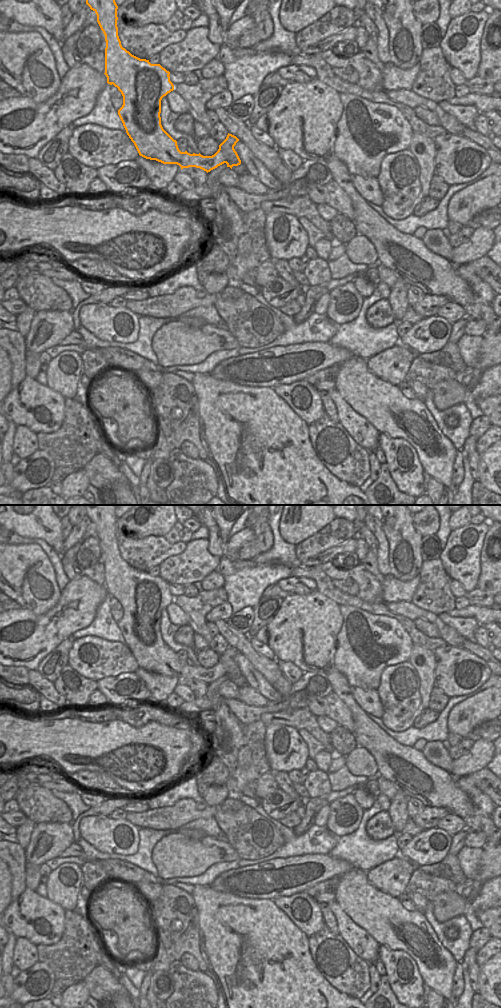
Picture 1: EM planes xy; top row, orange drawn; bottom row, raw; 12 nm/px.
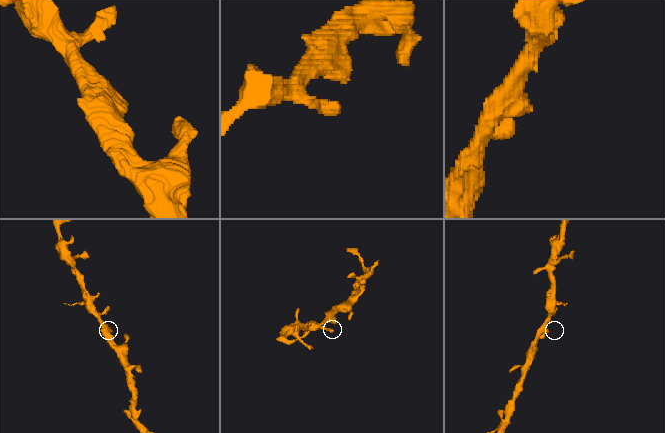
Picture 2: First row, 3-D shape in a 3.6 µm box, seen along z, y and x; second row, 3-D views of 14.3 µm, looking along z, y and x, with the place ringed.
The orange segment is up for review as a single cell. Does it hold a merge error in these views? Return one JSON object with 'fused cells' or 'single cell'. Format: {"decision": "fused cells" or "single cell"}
{"decision": "single cell"}

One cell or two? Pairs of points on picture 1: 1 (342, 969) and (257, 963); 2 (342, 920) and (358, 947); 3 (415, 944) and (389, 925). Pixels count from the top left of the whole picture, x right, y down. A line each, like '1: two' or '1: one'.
1: two
2: one
3: one

